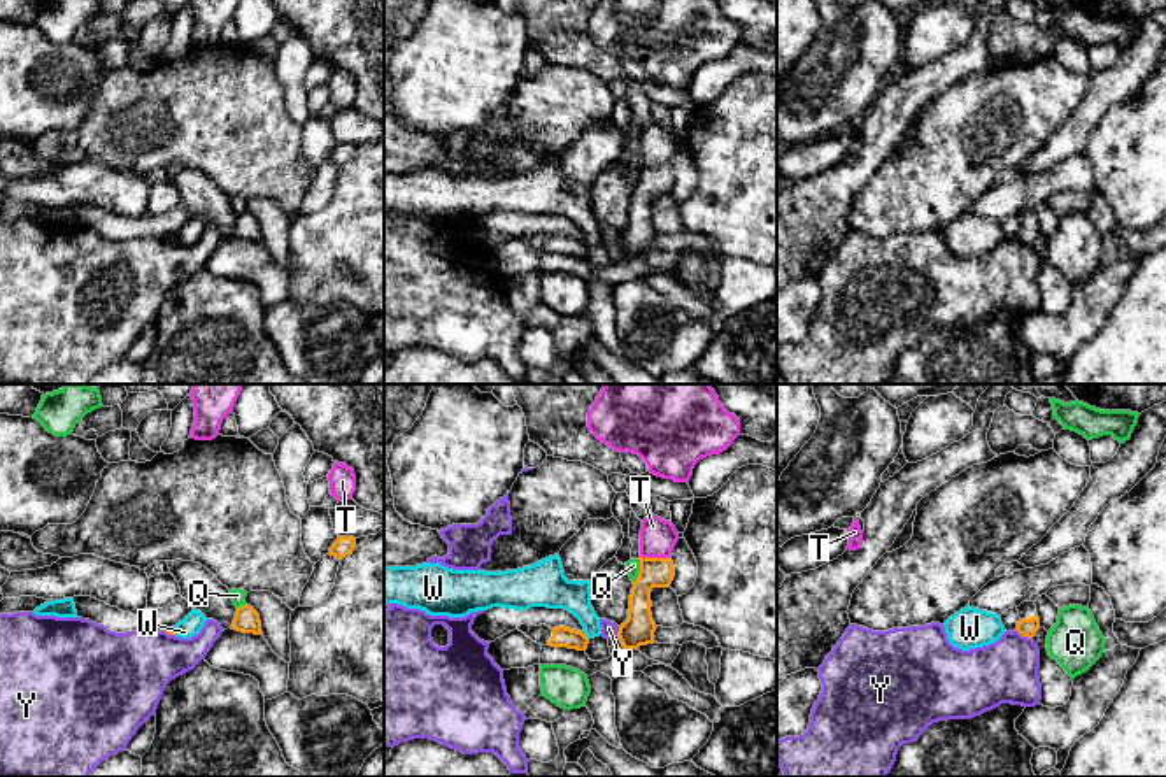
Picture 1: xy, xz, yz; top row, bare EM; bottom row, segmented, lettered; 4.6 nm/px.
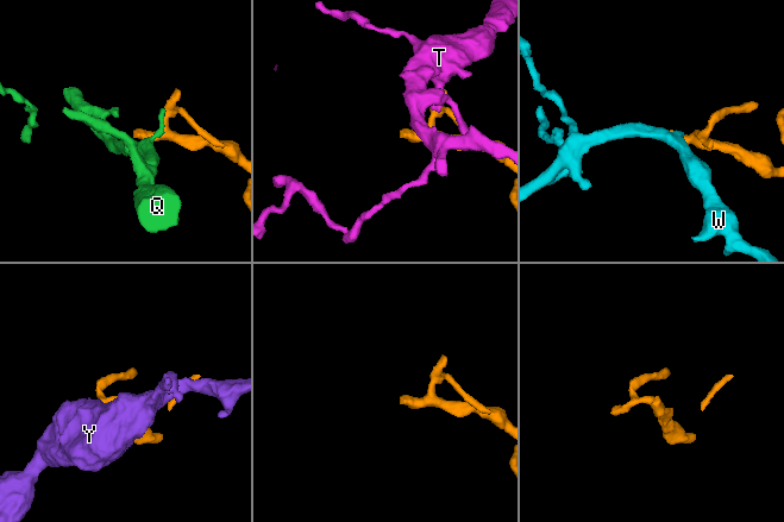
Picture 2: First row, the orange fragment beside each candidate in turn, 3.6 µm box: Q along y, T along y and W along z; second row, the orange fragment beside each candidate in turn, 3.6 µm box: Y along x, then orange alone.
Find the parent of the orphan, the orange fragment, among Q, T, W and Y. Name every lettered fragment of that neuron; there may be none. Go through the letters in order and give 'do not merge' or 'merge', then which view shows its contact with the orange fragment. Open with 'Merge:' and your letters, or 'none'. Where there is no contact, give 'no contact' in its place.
Merge: none
Q: do not merge; meets orange in xz
T: do not merge; meets orange in xz
W: do not merge; meets orange in xz
Y: do not merge; meets orange in yz

